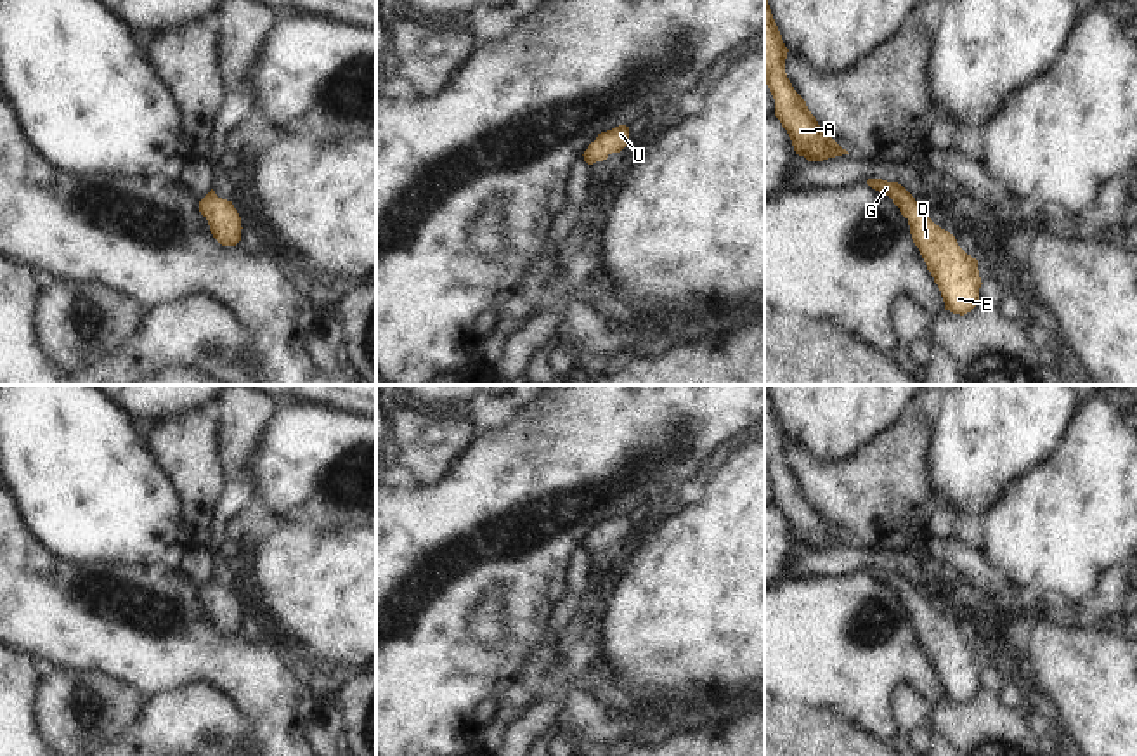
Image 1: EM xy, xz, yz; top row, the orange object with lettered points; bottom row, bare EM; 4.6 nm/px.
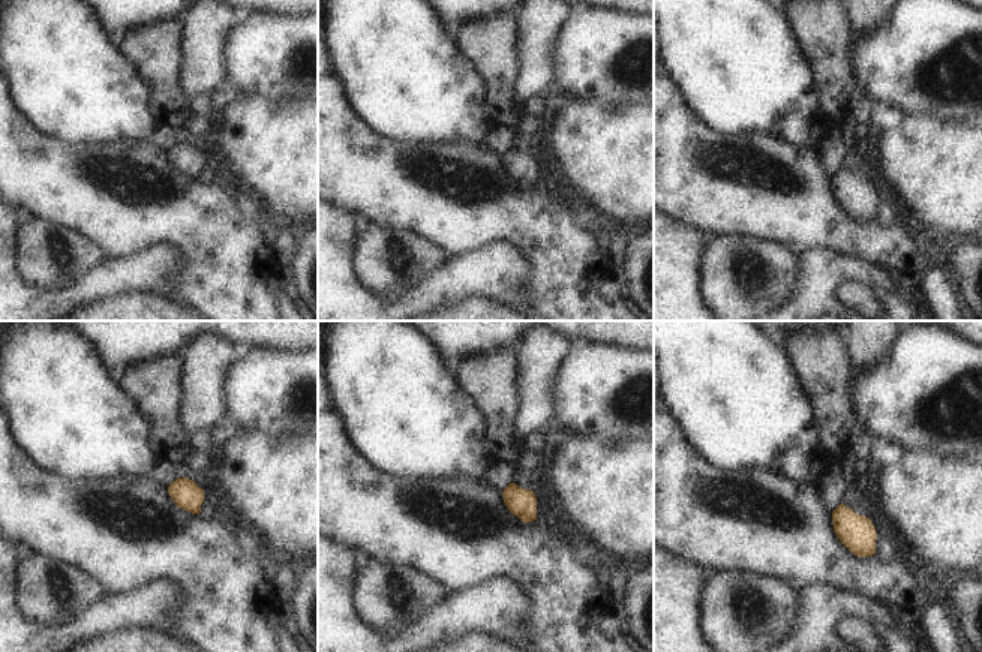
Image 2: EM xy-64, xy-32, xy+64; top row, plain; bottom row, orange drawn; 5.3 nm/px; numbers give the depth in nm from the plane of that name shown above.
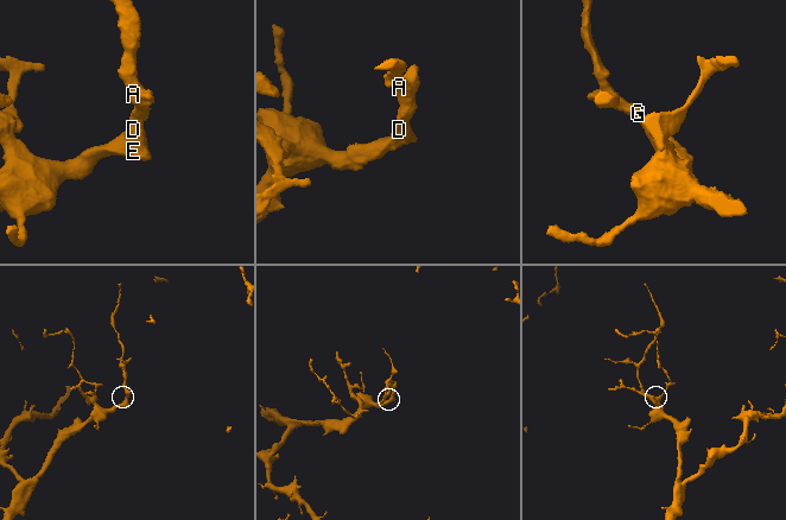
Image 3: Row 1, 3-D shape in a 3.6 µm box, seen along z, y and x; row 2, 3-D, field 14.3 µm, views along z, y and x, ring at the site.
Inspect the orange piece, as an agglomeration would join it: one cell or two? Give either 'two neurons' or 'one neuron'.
one neuron

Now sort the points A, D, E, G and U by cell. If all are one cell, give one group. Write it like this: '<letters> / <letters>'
A D E G U

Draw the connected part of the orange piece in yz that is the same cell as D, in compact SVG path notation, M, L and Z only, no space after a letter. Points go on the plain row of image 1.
M868 567L867 572L889 584L908 609L912 628L941 680L945 699L960 704L971 701L979 692L983 673L978 648L958 635L953 622L931 609L901 572L882 567Z

